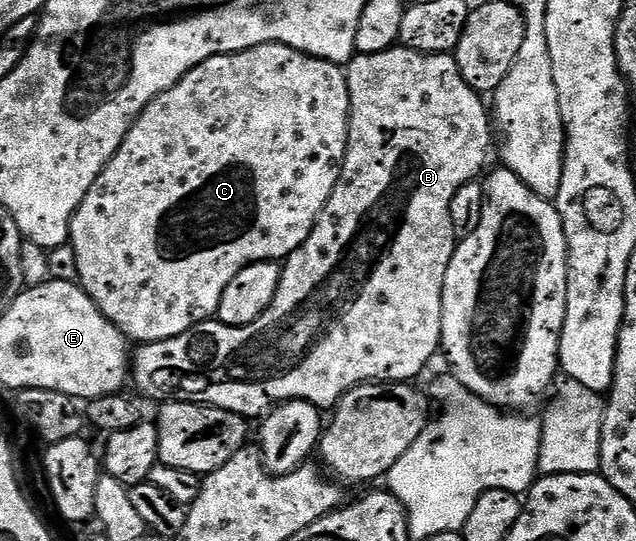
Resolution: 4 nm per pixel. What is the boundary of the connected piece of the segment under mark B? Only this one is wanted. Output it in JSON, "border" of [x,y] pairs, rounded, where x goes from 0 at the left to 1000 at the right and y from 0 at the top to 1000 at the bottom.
{"border":[[[621,81],[612,92],[604,96],[591,96],[590,100],[564,100],[558,98],[542,124],[544,153],[547,155],[547,177],[550,179],[550,242],[547,244],[547,266],[544,268],[544,292],[538,298],[538,322],[531,327],[528,348],[522,355],[522,362],[516,370],[516,377],[509,377],[509,384],[503,392],[503,399],[497,407],[497,414],[491,421],[491,429],[484,436],[484,444],[478,444],[478,451],[472,451],[472,458],[465,458],[465,466],[459,466],[447,479],[443,492],[443,508],[440,510],[440,525],[434,532],[434,547],[428,547],[428,562],[421,562],[421,569],[403,591],[396,591],[396,599],[388,603],[360,603],[341,591],[329,595],[316,595],[302,606],[296,606],[296,614],[289,614],[283,621],[270,621],[264,628],[252,628],[250,632],[231,632],[219,638],[217,647],[208,654],[208,706],[217,712],[217,721],[230,736],[244,736],[244,745],[253,747],[269,739],[275,743],[316,743],[319,750],[338,750],[347,758],[357,758],[366,765],[376,765],[377,771],[388,776],[410,774],[414,767],[431,756],[440,743],[483,743],[502,754],[530,752],[531,741],[547,726],[553,717],[569,712],[572,706],[642,706],[649,708],[651,697],[675,673],[682,662],[682,652],[690,652],[695,638],[695,549],[698,547],[698,510],[704,510],[704,488],[714,471],[717,442],[714,438],[714,423],[711,421],[711,362],[717,362],[717,355],[723,348],[730,348],[730,340],[747,335],[766,312],[764,290],[770,285],[770,226],[774,233],[774,211],[761,190],[759,176],[753,174],[730,148],[730,140],[723,133],[723,126],[717,118],[712,98],[700,100],[668,100],[659,92],[645,92],[631,81]]]}

